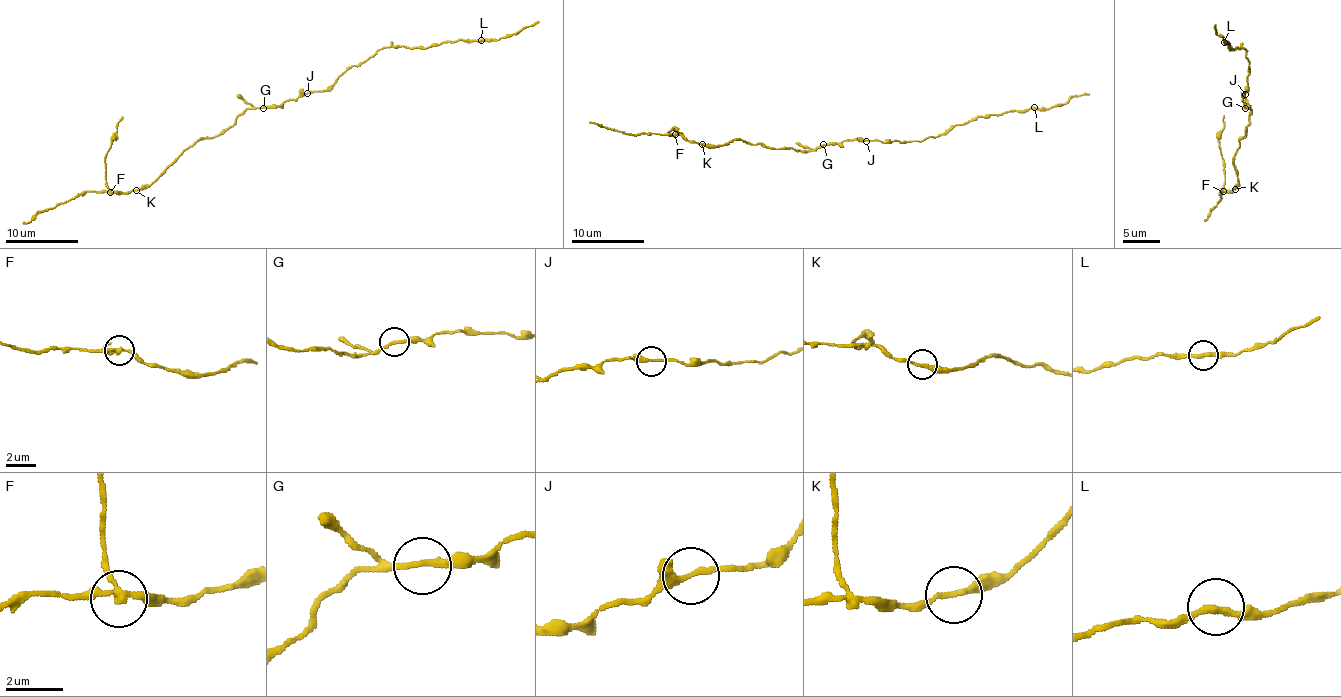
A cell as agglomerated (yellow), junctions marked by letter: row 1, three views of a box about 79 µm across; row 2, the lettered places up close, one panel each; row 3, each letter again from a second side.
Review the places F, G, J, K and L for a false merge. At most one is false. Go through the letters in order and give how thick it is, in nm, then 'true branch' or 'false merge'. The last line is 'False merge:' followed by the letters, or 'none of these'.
F: 200 nm thick; false merge
G: 200 nm thick; true branch
J: 240 nm thick; true branch
K: 200 nm thick; true branch
L: 240 nm thick; true branch
False merge: F

